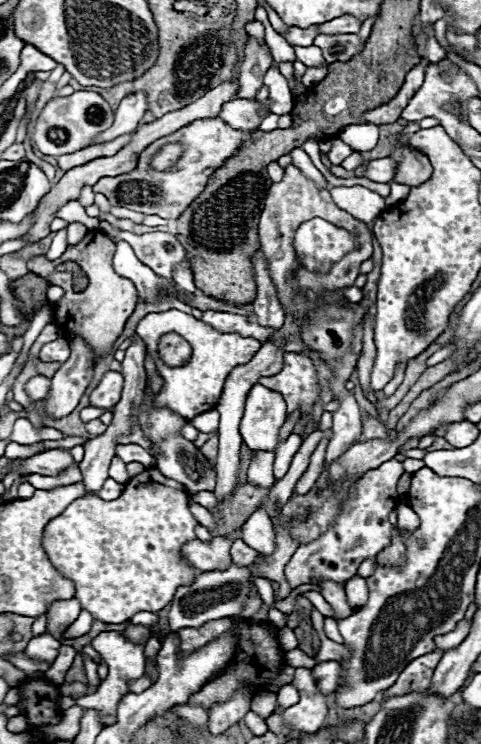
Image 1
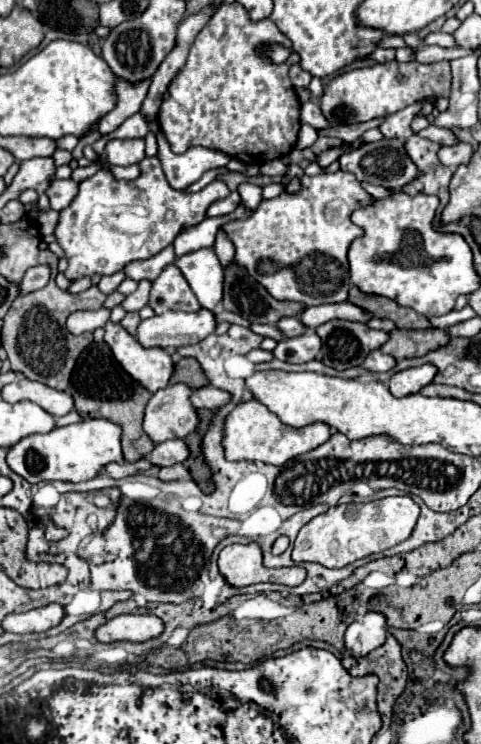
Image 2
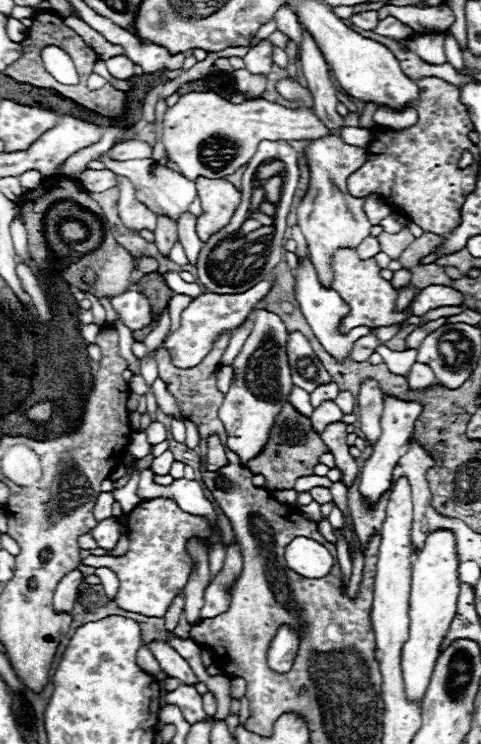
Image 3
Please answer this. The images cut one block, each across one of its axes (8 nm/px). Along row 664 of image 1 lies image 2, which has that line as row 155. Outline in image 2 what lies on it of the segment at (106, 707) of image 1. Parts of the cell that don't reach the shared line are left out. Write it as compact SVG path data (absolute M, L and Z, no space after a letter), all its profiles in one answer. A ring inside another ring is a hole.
M110 140L106 156L112 166L132 166L144 158L144 140Z

